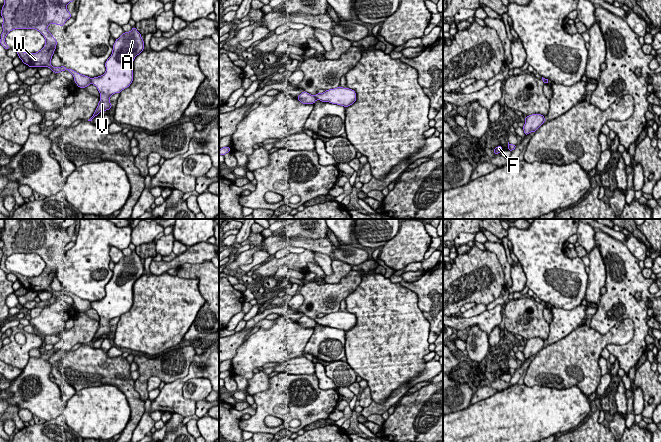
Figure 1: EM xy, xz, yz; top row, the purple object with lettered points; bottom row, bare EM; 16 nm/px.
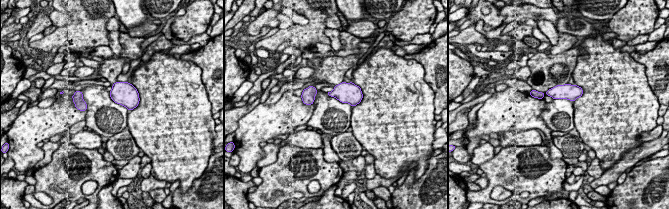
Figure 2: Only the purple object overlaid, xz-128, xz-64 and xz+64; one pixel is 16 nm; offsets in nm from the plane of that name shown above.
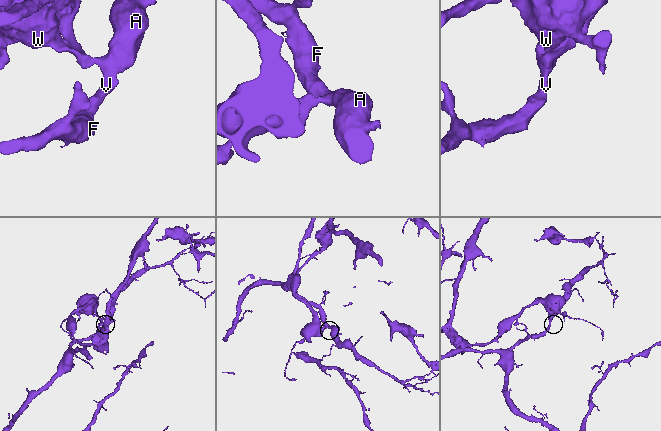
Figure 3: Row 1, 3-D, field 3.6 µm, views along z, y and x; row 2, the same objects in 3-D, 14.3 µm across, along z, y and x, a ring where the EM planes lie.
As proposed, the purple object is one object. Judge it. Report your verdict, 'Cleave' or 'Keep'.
Cleave

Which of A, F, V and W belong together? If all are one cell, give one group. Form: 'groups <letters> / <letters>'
groups A F V / W

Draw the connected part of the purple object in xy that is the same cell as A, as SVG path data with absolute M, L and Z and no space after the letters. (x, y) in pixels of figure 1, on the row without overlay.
M135 251L115 264L112 278L105 287L105 297L91 302L91 307L100 317L100 325L88 345L92 346L101 335L109 334L113 330L110 327L111 319L130 310L133 305L133 285L143 274L144 264Z

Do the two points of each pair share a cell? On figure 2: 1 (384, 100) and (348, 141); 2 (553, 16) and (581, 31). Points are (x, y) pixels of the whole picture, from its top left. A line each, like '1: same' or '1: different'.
1: different
2: different

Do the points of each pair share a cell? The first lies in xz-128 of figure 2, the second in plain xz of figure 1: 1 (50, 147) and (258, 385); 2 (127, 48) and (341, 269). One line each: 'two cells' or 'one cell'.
1: one cell
2: one cell

